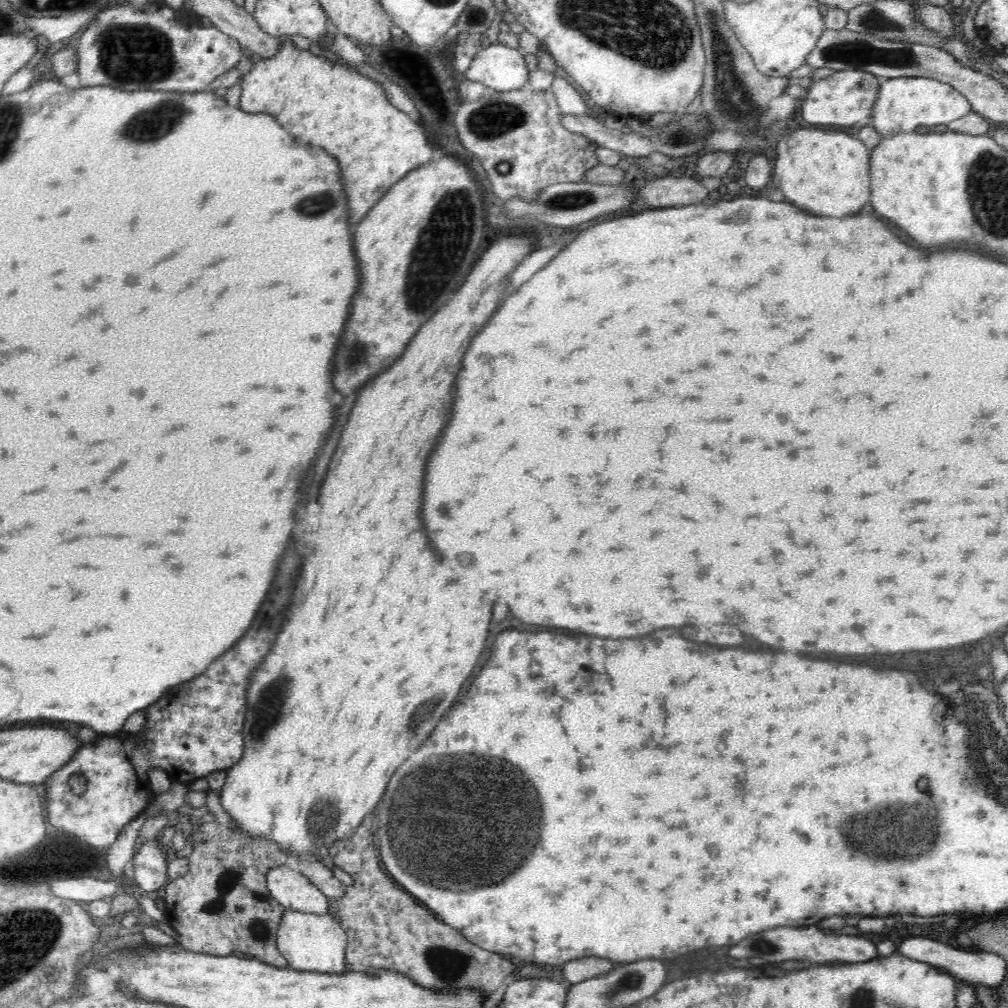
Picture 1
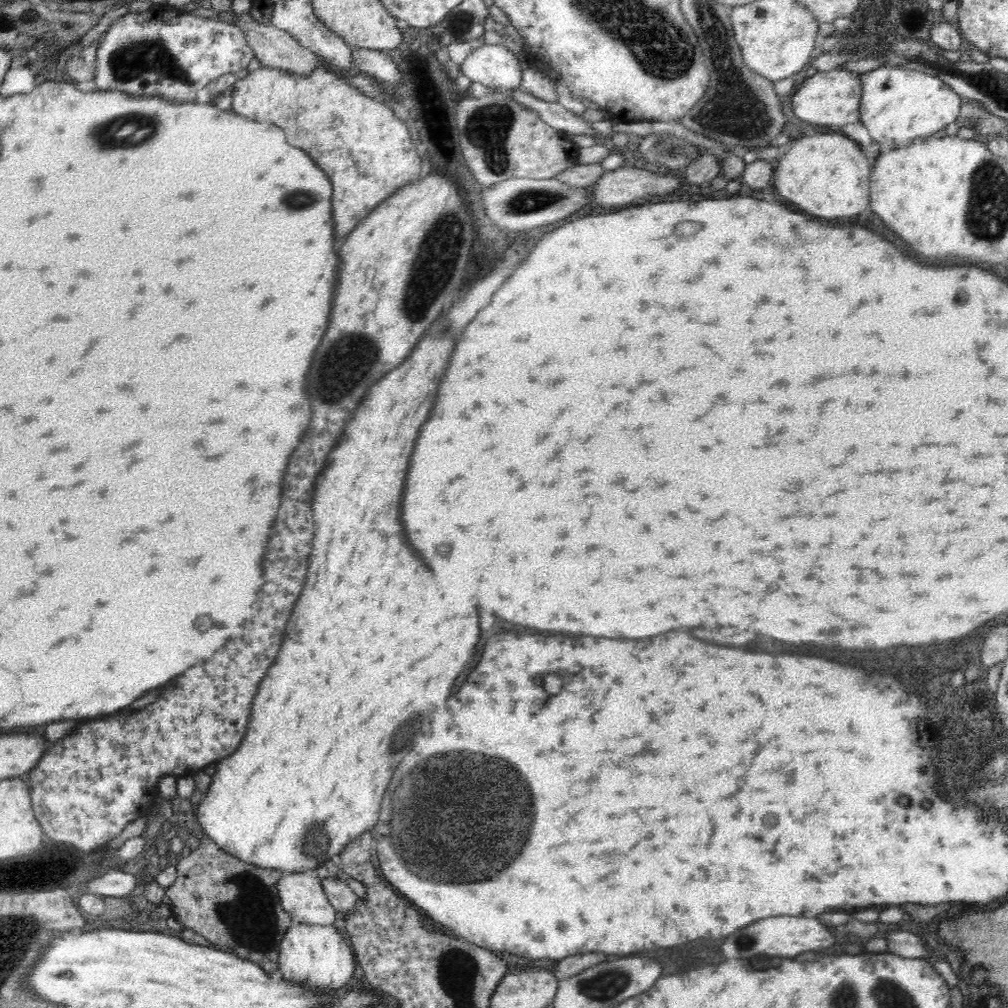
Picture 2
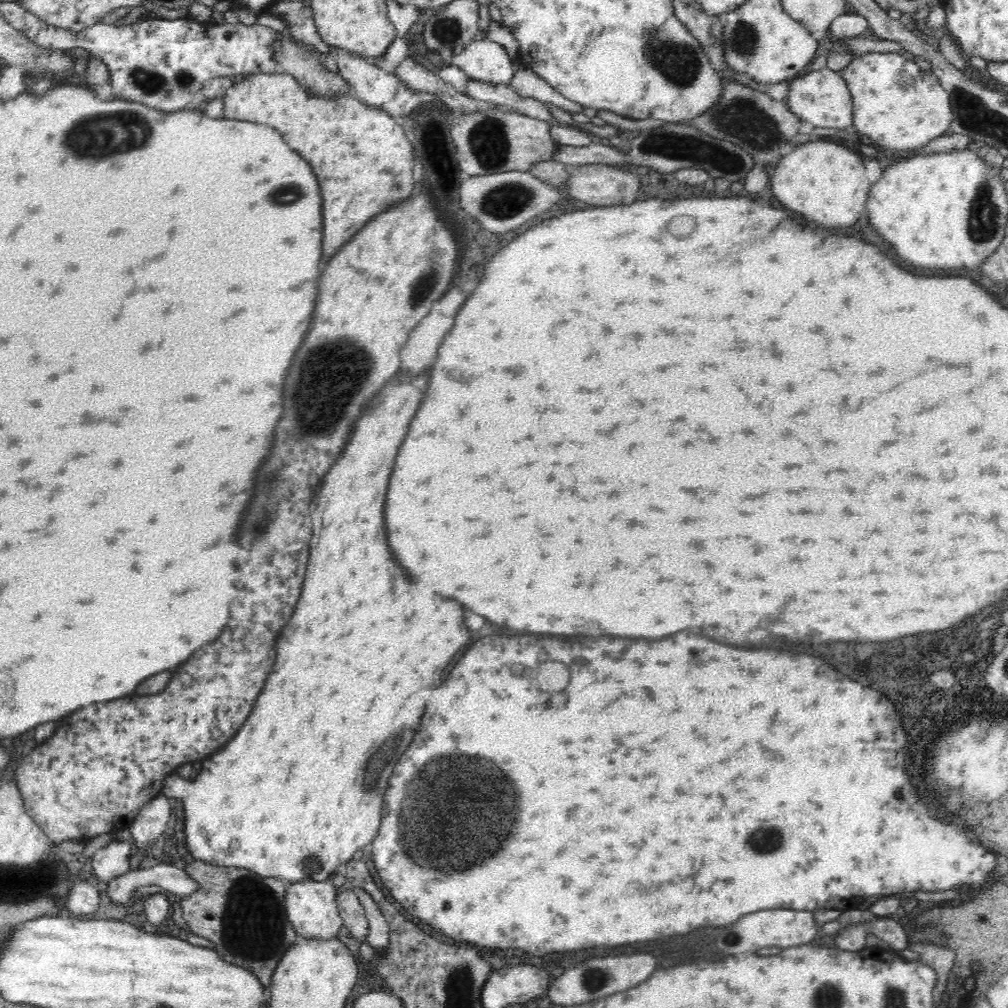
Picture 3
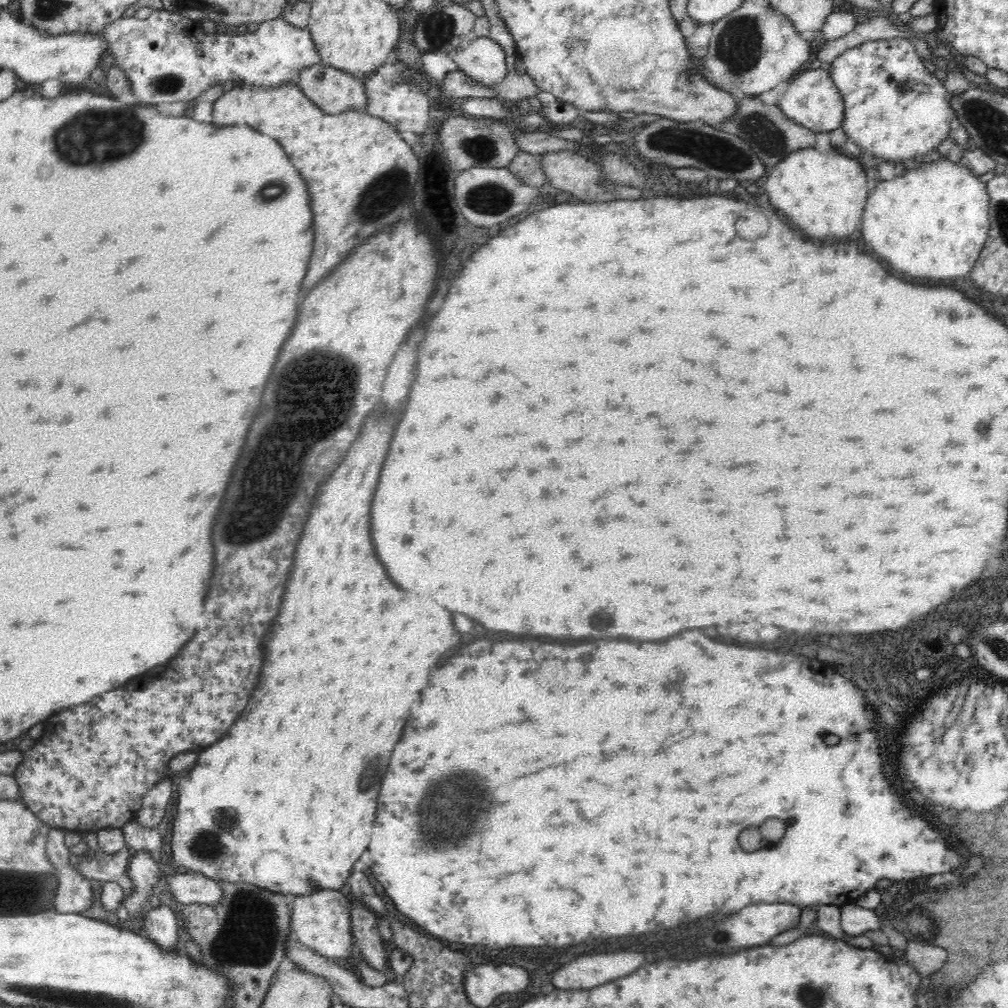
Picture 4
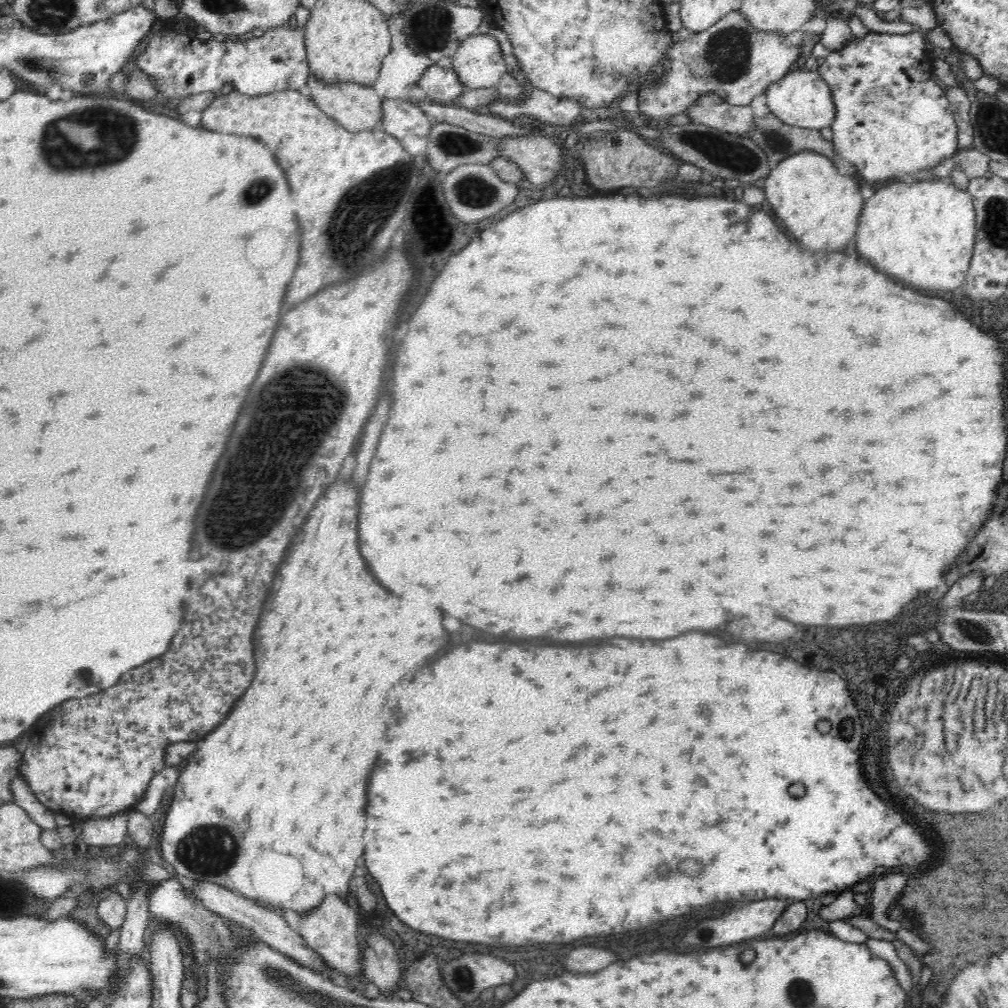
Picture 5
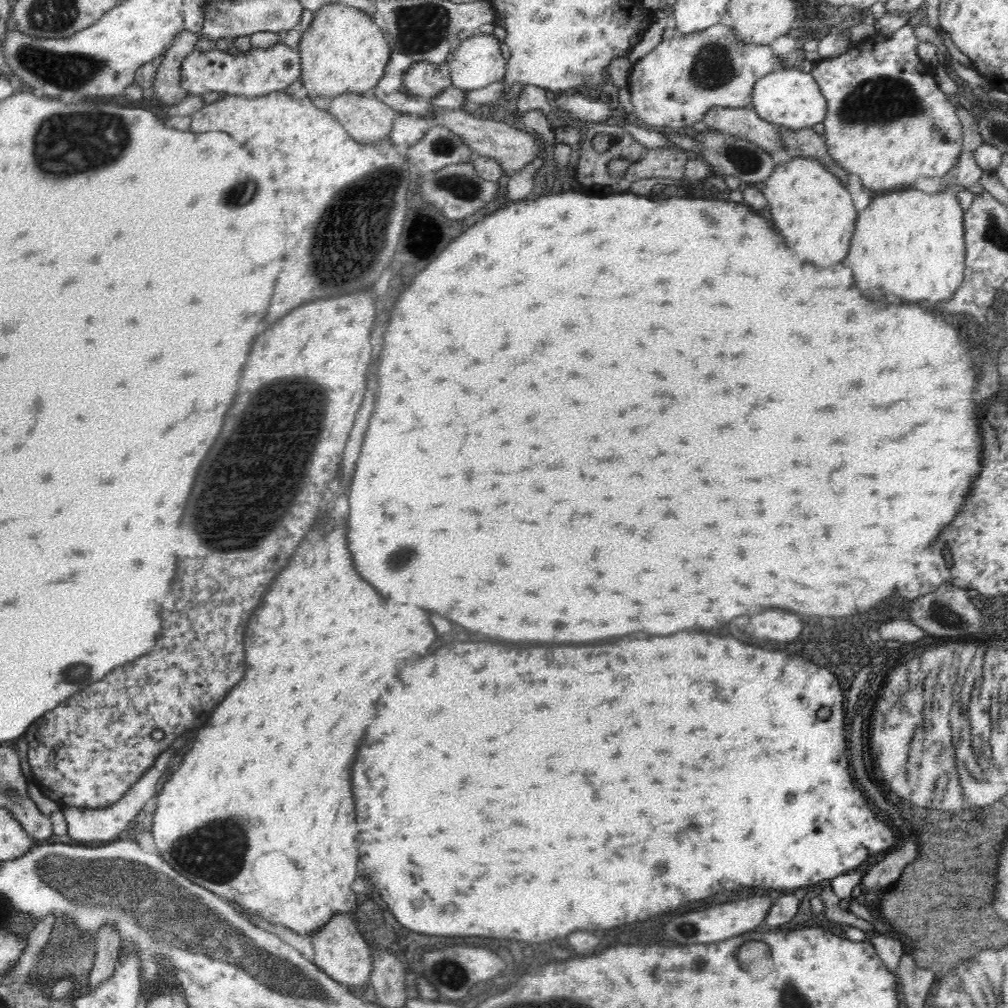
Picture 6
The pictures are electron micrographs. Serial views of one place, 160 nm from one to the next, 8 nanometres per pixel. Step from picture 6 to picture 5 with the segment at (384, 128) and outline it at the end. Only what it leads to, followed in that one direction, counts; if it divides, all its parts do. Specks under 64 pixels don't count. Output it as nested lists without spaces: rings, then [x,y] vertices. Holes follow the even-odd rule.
[[[313,75],[307,79],[306,83],[309,86],[309,97],[319,107],[319,110],[331,116],[336,122],[339,122],[346,131],[362,132],[380,127],[383,99],[373,86],[364,86],[356,82],[324,84]]]

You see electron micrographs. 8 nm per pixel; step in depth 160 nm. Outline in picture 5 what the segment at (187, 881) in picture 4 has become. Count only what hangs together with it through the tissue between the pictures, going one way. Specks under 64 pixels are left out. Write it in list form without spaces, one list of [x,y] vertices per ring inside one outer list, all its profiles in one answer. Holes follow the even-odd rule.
[[[196,882],[193,890],[187,890],[187,892],[199,900],[206,909],[210,909],[231,920],[231,922],[236,922],[236,924],[241,924],[244,928],[248,928],[249,934],[253,934],[253,938],[270,945],[270,947],[274,947],[274,949],[282,954],[288,955],[290,959],[294,959],[300,965],[310,967],[315,971],[317,970],[318,973],[324,973],[326,977],[330,977],[330,980],[337,974],[333,968],[329,968],[322,961],[317,952],[314,952],[308,946],[308,943],[305,942],[299,932],[292,930],[282,915],[278,915],[274,911],[262,907],[260,904],[255,904],[253,899],[244,897],[213,882]]]

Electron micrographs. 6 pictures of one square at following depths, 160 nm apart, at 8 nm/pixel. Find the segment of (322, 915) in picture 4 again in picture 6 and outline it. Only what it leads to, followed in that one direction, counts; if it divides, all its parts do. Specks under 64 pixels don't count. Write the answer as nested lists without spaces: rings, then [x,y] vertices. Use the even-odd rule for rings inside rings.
[[[350,912],[334,914],[322,928],[312,934],[311,943],[315,952],[313,963],[336,982],[348,985],[353,992],[362,995],[372,972],[373,949],[370,949],[362,935],[358,933]]]

